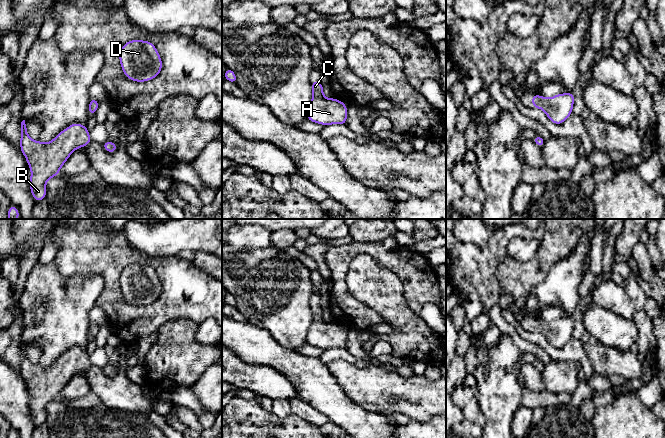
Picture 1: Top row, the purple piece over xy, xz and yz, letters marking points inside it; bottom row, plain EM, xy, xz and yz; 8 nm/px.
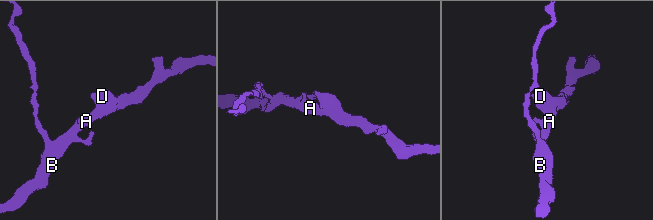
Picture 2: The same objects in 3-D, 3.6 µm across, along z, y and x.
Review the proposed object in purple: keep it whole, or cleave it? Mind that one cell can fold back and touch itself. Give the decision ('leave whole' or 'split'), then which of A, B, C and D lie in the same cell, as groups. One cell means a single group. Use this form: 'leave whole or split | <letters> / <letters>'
leave whole | A B C D

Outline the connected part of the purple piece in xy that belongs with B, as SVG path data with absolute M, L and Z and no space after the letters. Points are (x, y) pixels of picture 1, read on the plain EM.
M25 344L21 346L21 363L20 373L26 381L27 387L31 393L30 413L36 426L46 422L46 406L48 403L55 401L60 396L62 389L67 385L69 380L79 371L87 370L92 363L89 360L88 352L79 347L73 347L61 355L49 367L32 364L28 357Z

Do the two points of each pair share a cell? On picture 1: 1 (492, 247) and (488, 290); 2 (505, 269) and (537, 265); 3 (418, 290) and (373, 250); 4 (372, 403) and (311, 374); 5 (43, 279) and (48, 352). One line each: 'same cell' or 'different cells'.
1: same cell
2: same cell
3: same cell
4: different cells
5: same cell

